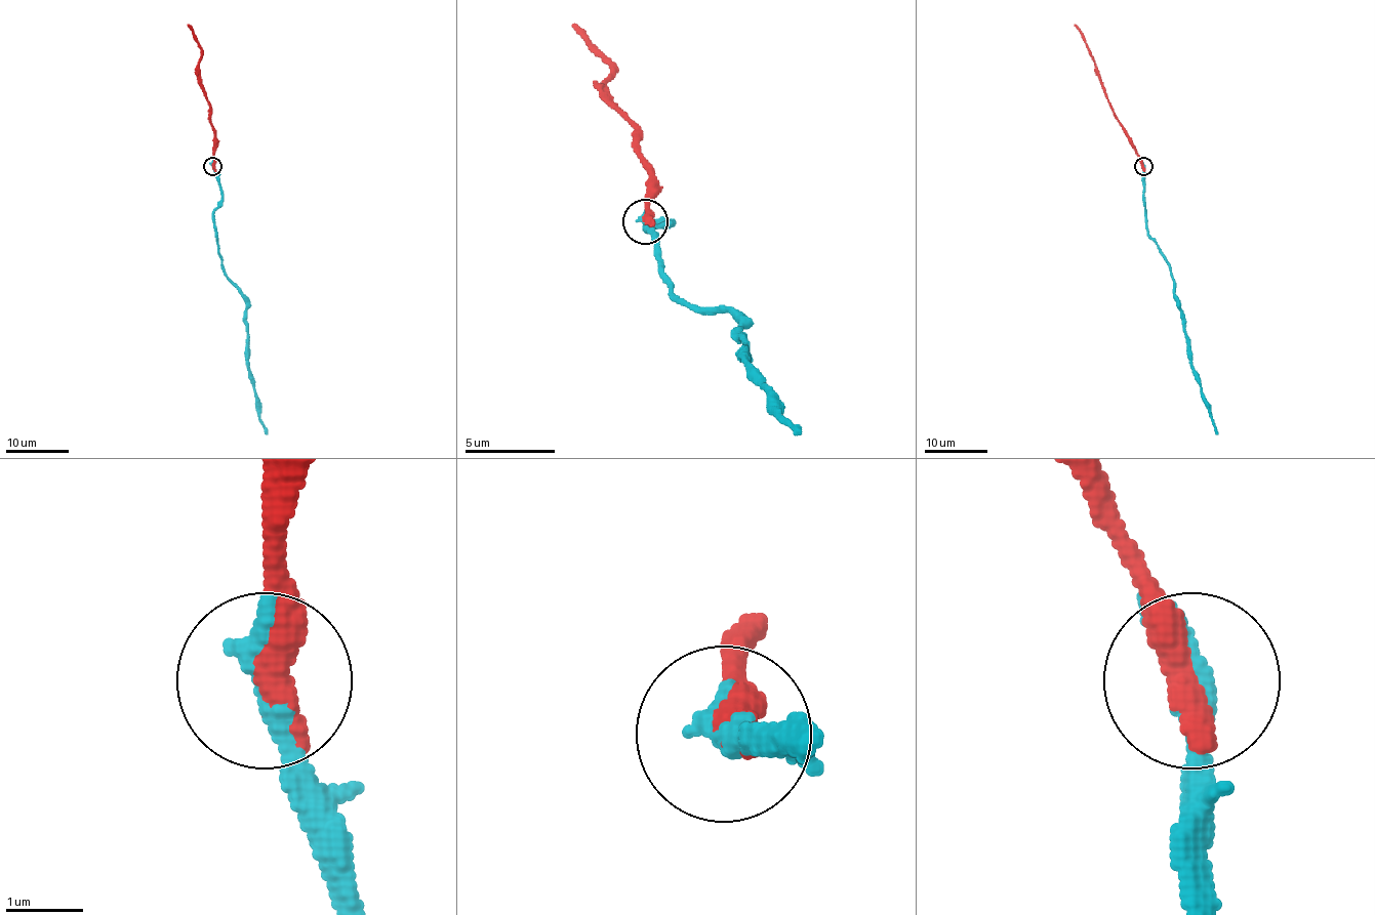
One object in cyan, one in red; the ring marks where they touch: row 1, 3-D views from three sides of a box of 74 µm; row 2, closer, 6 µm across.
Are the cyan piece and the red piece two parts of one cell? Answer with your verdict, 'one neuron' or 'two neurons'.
one neuron

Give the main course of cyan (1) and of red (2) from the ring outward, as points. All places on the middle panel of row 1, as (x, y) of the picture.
1: (644, 222), (671, 222), (648, 226), (675, 295), (725, 308), (738, 322), (743, 354), (784, 417), (802, 435)
2: (644, 222), (648, 172), (639, 150), (639, 131), (607, 100), (612, 69), (594, 50), (575, 23)

